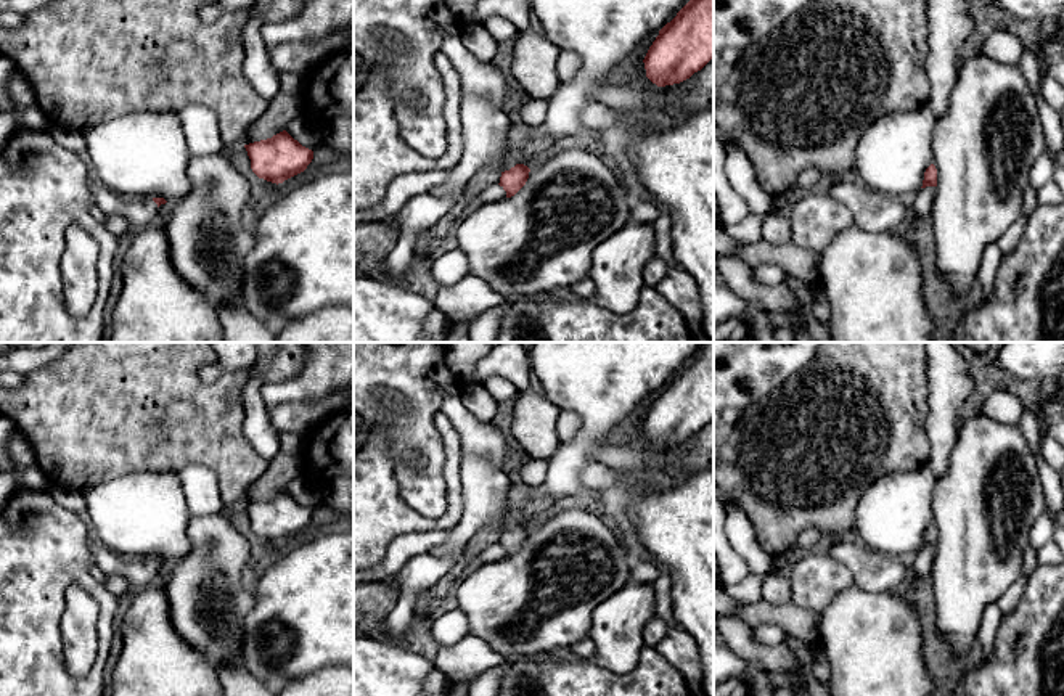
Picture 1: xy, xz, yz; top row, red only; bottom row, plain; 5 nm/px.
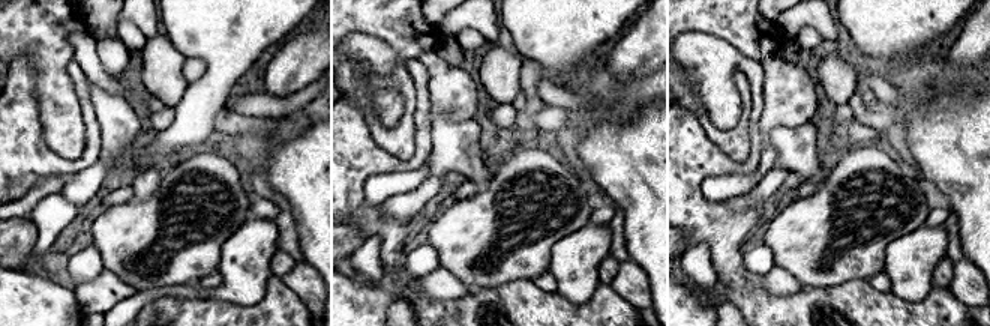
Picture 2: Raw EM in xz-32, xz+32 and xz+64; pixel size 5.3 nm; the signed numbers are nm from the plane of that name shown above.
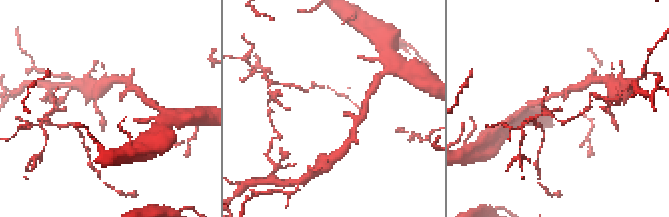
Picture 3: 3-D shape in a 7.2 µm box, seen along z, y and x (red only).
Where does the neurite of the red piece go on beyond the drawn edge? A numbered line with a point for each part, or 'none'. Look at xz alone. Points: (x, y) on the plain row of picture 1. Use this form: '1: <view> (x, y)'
1: xz (486, 487)

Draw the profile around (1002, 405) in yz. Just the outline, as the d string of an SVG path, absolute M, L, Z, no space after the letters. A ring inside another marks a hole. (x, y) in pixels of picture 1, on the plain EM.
M1006 387L995 389L984 405L984 413L1005 424L1019 424L1022 415L1022 403Z

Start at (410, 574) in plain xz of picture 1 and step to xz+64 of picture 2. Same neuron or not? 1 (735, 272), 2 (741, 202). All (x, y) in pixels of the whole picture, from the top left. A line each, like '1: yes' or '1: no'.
1: no
2: yes

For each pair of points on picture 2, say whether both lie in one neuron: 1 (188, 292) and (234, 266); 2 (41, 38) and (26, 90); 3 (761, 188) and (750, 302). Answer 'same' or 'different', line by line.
1: same
2: different
3: different

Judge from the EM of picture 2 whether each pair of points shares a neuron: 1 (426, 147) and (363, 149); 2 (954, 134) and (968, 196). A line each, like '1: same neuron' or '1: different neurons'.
1: same neuron
2: same neuron

